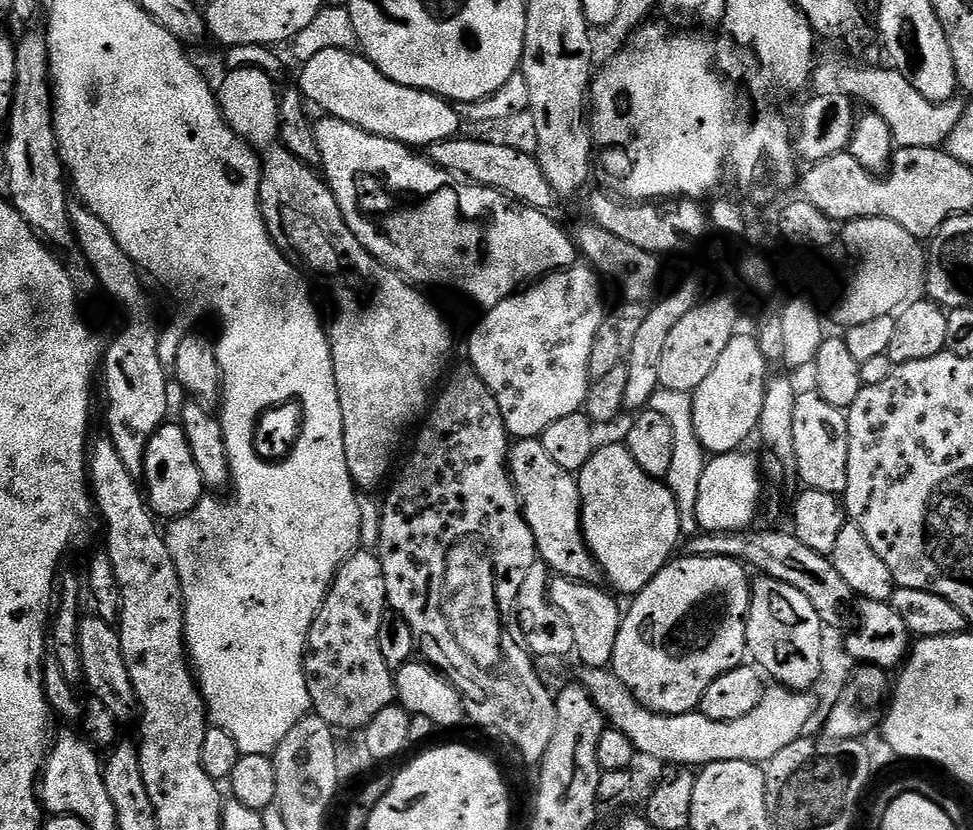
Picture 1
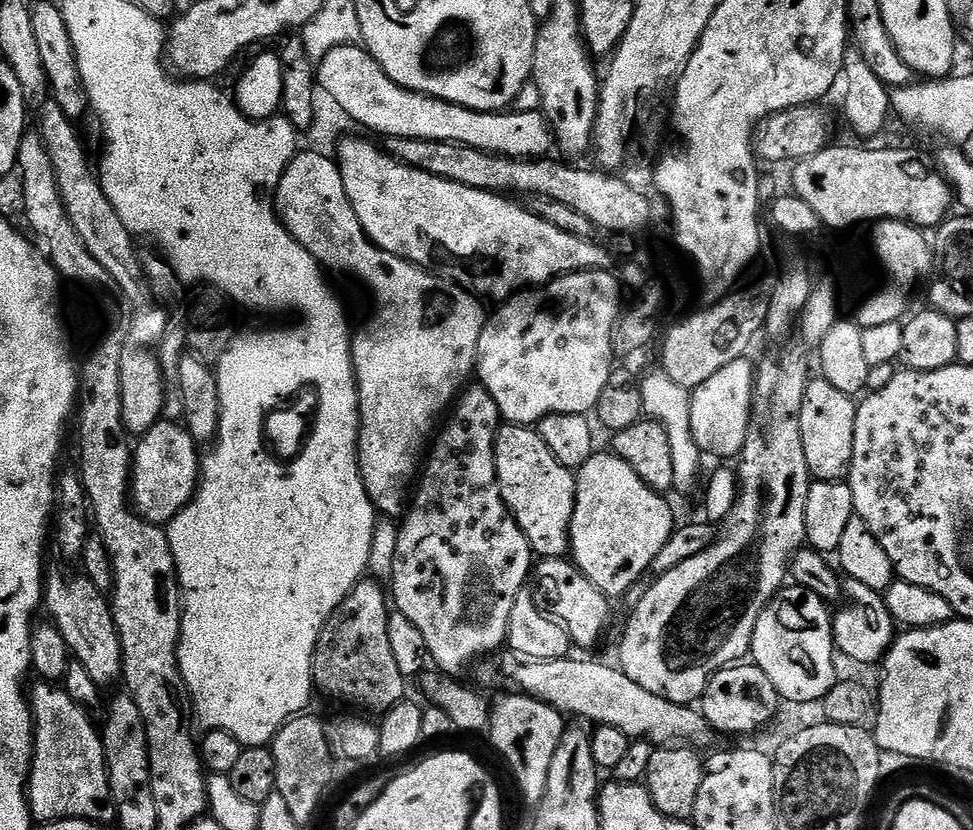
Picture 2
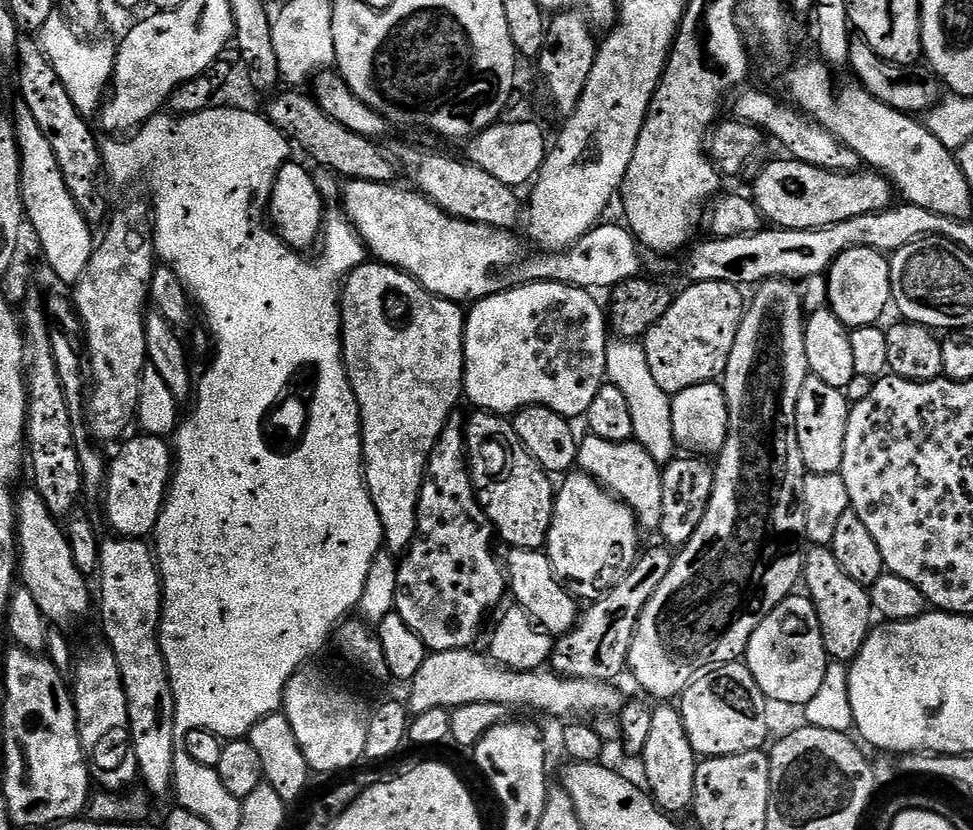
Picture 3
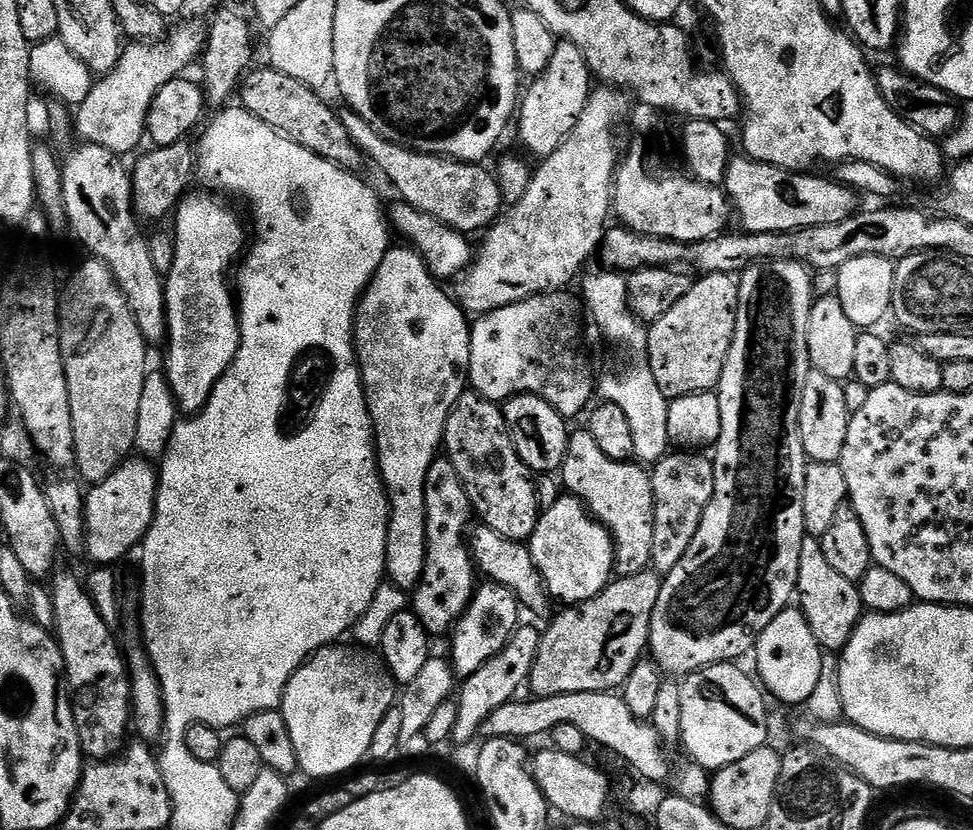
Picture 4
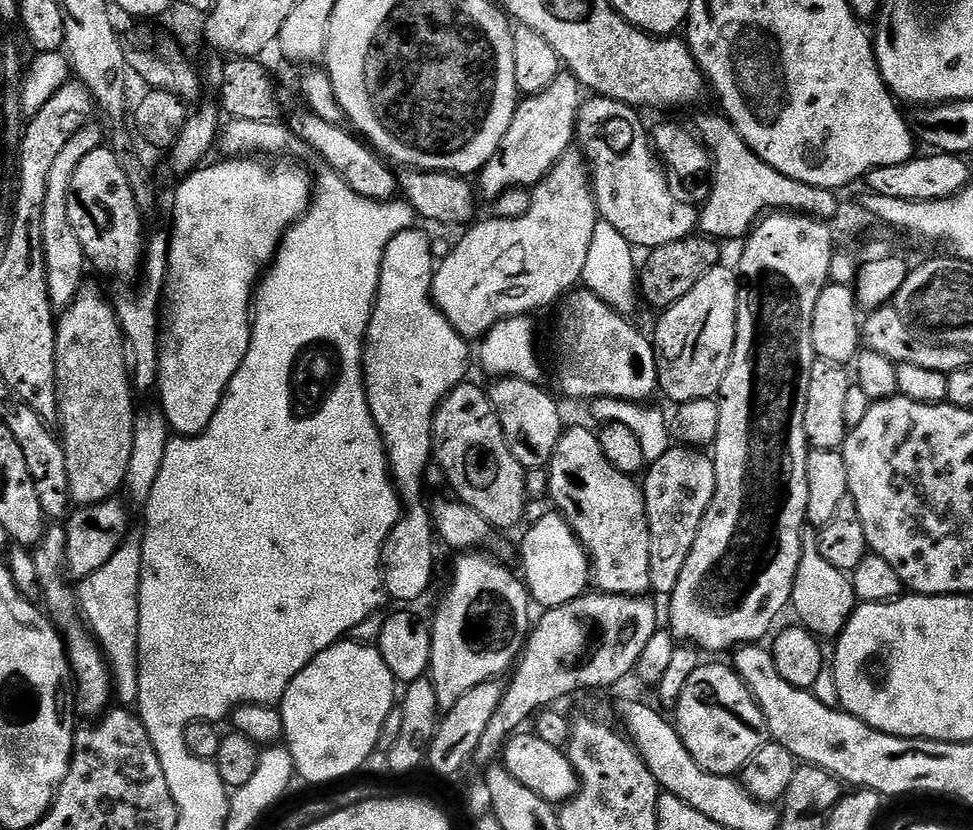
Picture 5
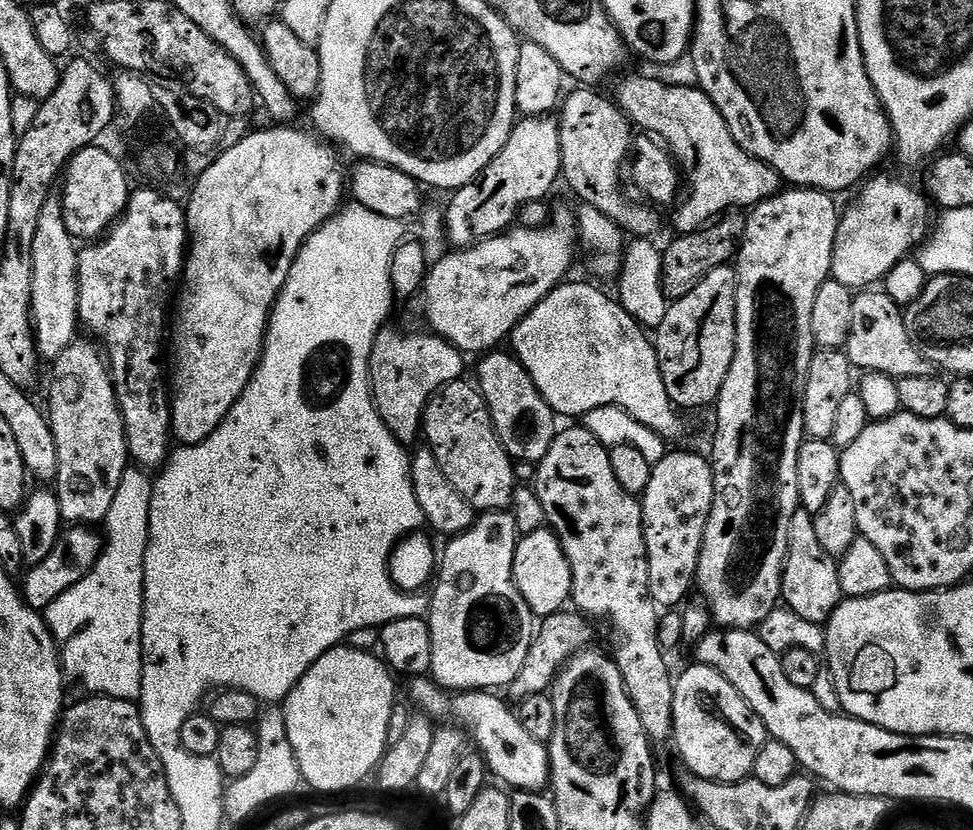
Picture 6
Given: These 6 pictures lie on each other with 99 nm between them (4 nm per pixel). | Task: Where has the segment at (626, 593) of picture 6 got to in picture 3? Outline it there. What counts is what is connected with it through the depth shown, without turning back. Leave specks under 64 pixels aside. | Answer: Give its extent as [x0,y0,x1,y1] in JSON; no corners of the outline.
[576,434,663,529]

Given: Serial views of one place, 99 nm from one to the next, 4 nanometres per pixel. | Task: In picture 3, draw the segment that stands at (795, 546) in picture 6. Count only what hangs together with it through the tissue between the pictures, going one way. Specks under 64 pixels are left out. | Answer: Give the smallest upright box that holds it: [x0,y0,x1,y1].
[802,546,874,661]

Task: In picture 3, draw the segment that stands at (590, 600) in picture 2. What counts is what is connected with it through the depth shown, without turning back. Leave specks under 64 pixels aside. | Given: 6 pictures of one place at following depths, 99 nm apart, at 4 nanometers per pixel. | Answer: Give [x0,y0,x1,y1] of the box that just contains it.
[506,548,582,638]

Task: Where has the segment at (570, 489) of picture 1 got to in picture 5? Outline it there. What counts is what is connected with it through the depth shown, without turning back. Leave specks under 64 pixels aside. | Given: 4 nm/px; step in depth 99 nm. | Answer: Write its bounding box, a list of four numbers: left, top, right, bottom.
[432,382,528,529]

